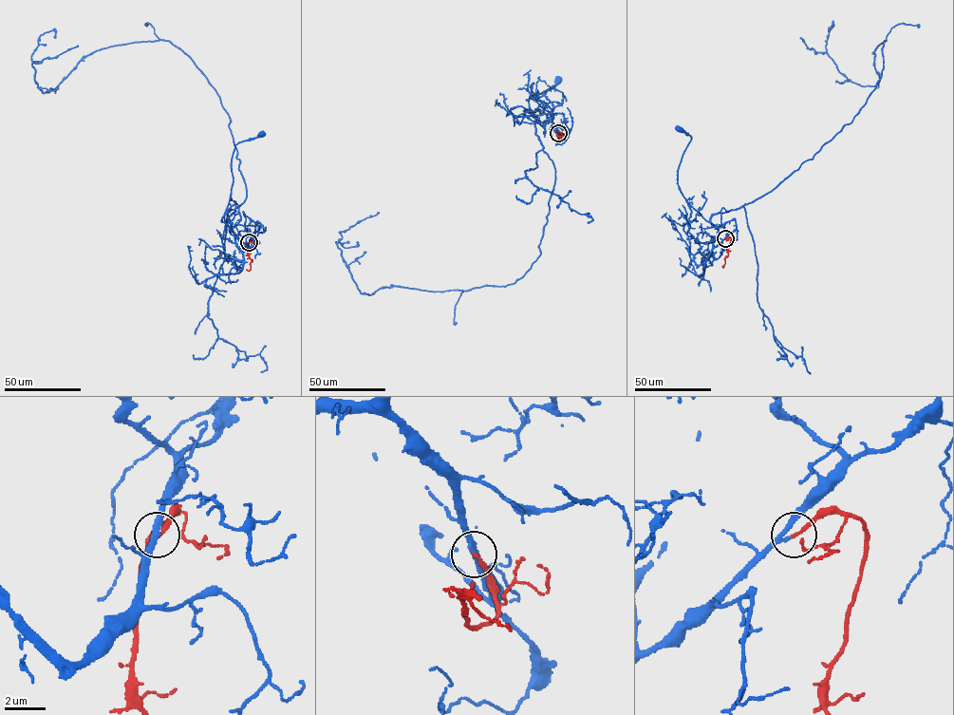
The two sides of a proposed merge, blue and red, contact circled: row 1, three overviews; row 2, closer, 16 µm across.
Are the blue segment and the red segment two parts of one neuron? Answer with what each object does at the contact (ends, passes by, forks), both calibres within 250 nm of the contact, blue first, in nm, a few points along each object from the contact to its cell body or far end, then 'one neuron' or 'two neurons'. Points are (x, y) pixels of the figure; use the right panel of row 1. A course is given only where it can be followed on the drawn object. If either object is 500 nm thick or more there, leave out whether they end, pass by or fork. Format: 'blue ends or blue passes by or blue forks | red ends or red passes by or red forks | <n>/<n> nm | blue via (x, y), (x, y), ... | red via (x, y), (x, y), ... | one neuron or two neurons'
blue passes by | red ends | 220/170 nm | blue via (725, 238), (713, 247), (718, 229), (689, 204), (678, 185), (679, 164), (691, 137), (680, 129) | red via (725, 238), (730, 237), (730, 242), (722, 266) | one neuron

